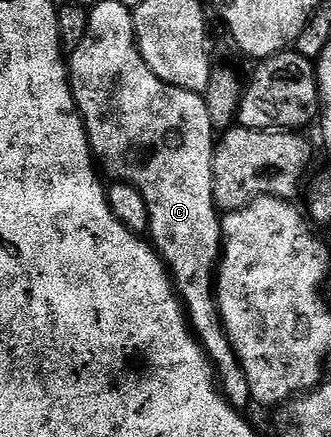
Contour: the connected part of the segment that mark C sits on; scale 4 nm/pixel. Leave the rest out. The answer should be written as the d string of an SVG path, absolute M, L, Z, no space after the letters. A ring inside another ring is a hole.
M91 17L84 40L80 40L68 58L70 91L78 106L78 115L86 126L90 152L100 163L101 173L114 182L127 182L141 190L150 217L149 241L173 277L188 325L213 362L226 401L235 408L243 408L252 402L248 380L222 329L216 305L216 271L222 257L222 218L214 205L212 164L216 131L212 116L208 116L208 104L202 94L170 86L157 78L156 72L142 59L133 33L127 30L127 23L125 26L118 18Z

